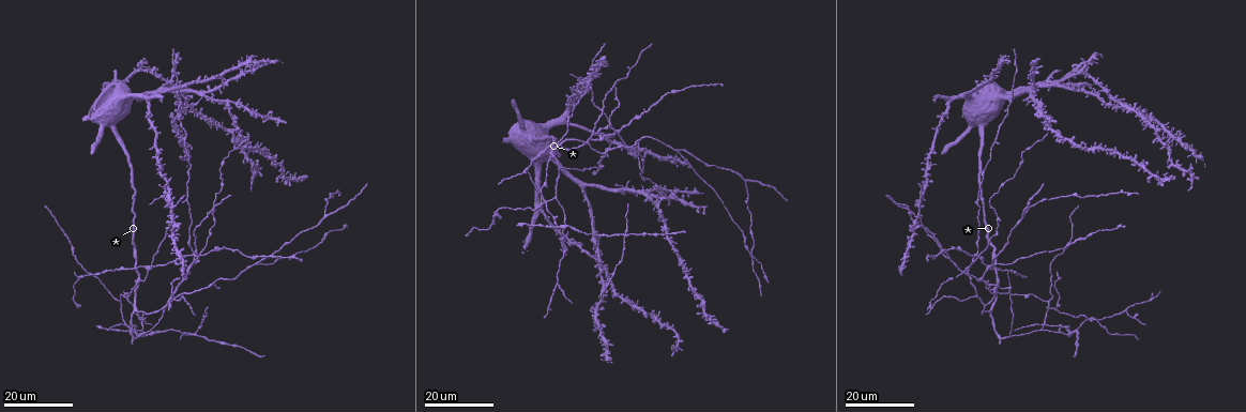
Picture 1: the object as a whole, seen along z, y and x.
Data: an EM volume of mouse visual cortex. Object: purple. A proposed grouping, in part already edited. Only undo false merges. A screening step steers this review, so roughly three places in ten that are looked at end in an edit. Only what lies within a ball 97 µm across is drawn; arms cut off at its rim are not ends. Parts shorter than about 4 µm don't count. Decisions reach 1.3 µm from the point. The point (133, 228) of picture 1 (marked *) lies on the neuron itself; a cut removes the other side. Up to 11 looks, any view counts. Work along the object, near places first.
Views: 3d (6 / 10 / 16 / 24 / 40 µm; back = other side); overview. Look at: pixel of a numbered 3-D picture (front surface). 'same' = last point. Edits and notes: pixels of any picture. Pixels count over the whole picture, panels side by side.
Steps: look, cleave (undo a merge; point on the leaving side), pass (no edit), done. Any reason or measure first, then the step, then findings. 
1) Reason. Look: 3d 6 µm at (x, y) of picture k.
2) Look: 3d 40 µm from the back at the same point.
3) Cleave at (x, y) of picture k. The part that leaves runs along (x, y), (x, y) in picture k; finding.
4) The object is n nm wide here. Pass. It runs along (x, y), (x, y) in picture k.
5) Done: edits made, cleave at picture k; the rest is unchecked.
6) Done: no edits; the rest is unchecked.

Look: 3d 24 µm at (559, 282) of picture 1.

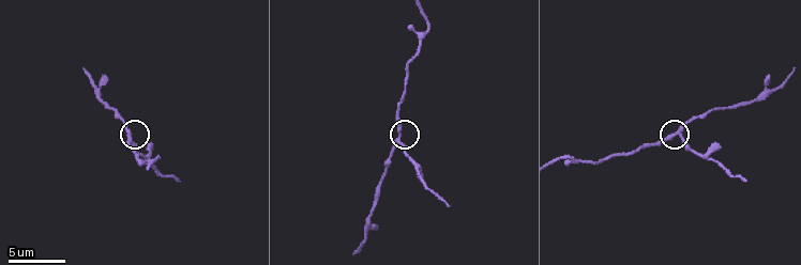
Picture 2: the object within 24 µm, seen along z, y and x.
Look: 3d 10 µm at (682, 139) of picture 2.

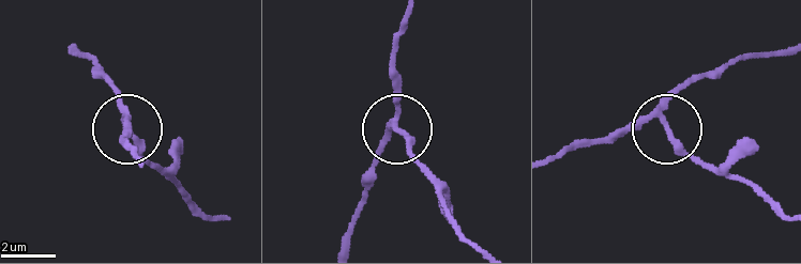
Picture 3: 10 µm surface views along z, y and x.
The object is 190 nm wide here. Cleave at (410, 140) of picture 3. Two neurons meet here.

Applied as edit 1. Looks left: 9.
Look: overview.

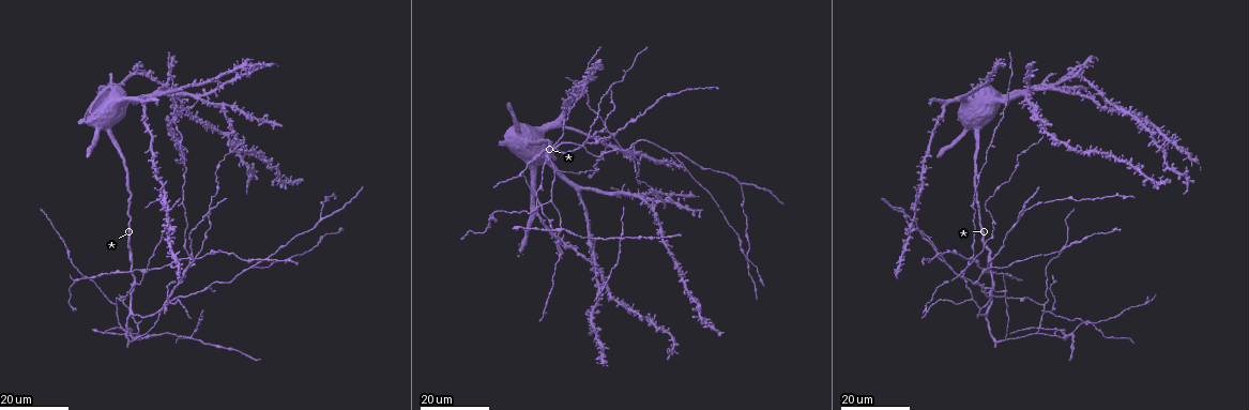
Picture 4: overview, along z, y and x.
Four-way junction. Look: 3d 16 µm at (539, 204) of picture 4.

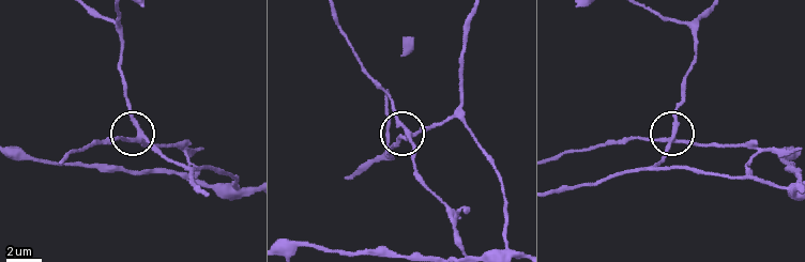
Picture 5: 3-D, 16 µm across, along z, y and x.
Look: 3d 10 µm at (672, 137) of picture 5.

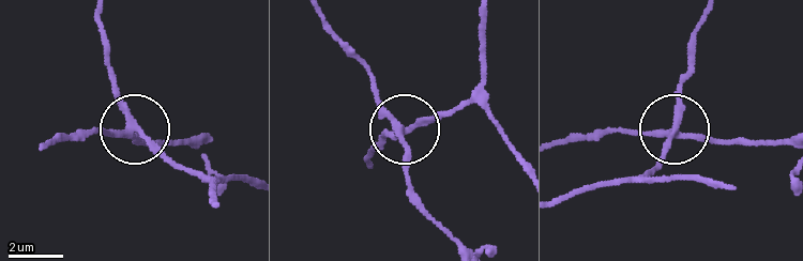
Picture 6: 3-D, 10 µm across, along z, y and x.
4 arms meet here. Cleave at (105, 134) of picture 6. The part that leaves runs along (127, 132), (63, 132), (47, 143) in picture 6; a second neuron is stuck on.

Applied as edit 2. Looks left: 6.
A fork. Look: 3d 16 µm at (609, 137) of picture 4.

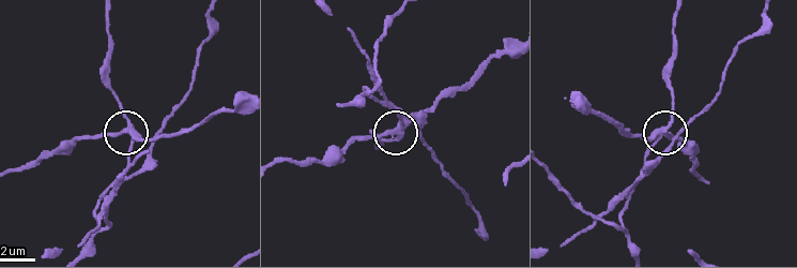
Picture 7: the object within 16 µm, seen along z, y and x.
Look: 3d 10 µm at (667, 131) of picture 7.

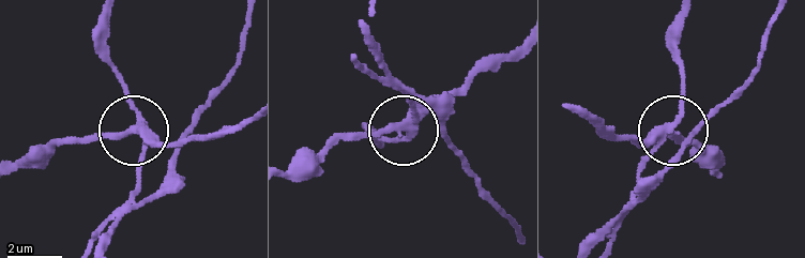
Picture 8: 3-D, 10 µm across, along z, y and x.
Look: 3d 6 µm at (672, 131) of picture 8.

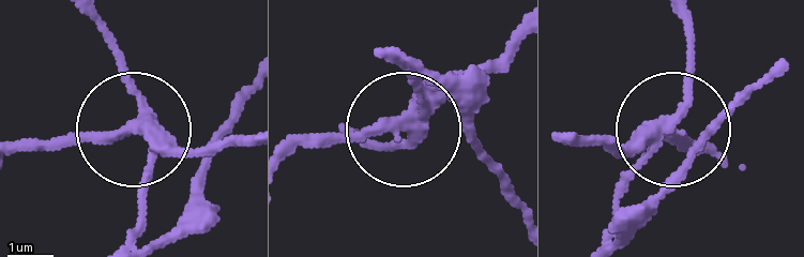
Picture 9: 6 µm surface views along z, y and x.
The side arm is 44 µm long; 3 arms meet here. Cleave at (191, 150) of picture 9. Two neurons meet here.

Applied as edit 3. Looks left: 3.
Look: overview.

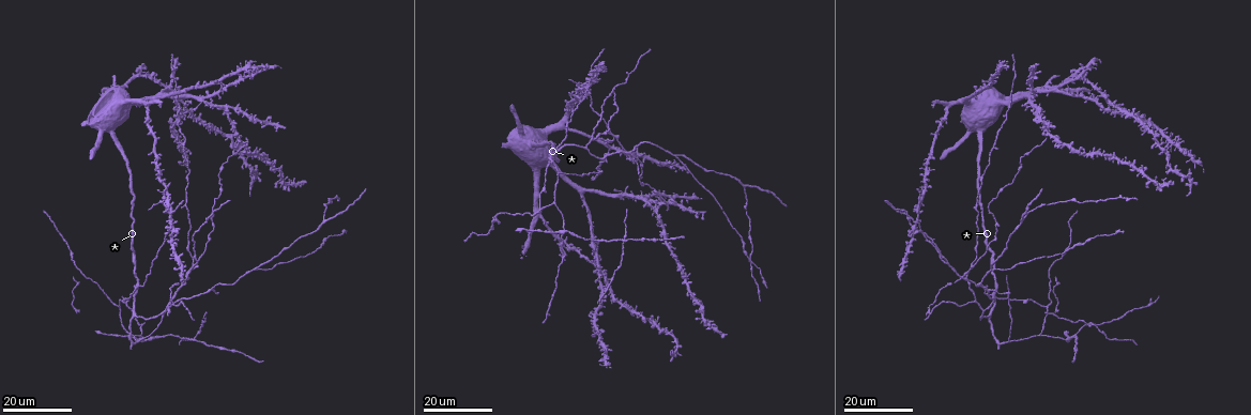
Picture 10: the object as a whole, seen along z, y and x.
Three arms meet. Look: 3d 16 µm at (976, 302) of picture 10.

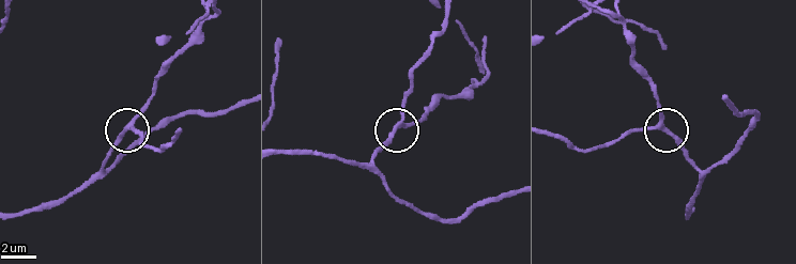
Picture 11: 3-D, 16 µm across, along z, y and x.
Zoom in. Look: 3d 10 µm at (400, 125) of picture 11.

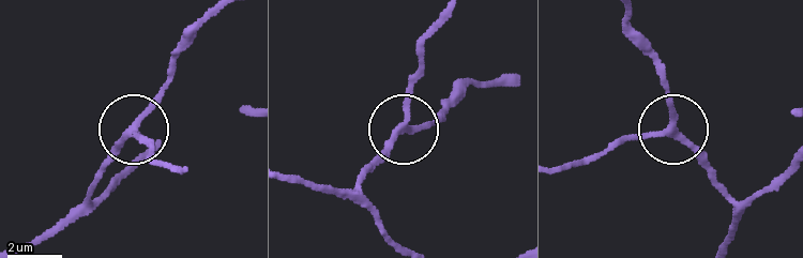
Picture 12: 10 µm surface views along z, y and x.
The side arm is 20 µm long. Pass. It runs along (41, 241), (82, 200), (129, 133), (151, 151) in picture 12; all the same neuron.

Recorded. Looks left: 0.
Done: edits made, cleave at picture 3, cleave at picture 6, cleave at picture 9; the rest is unchecked.

